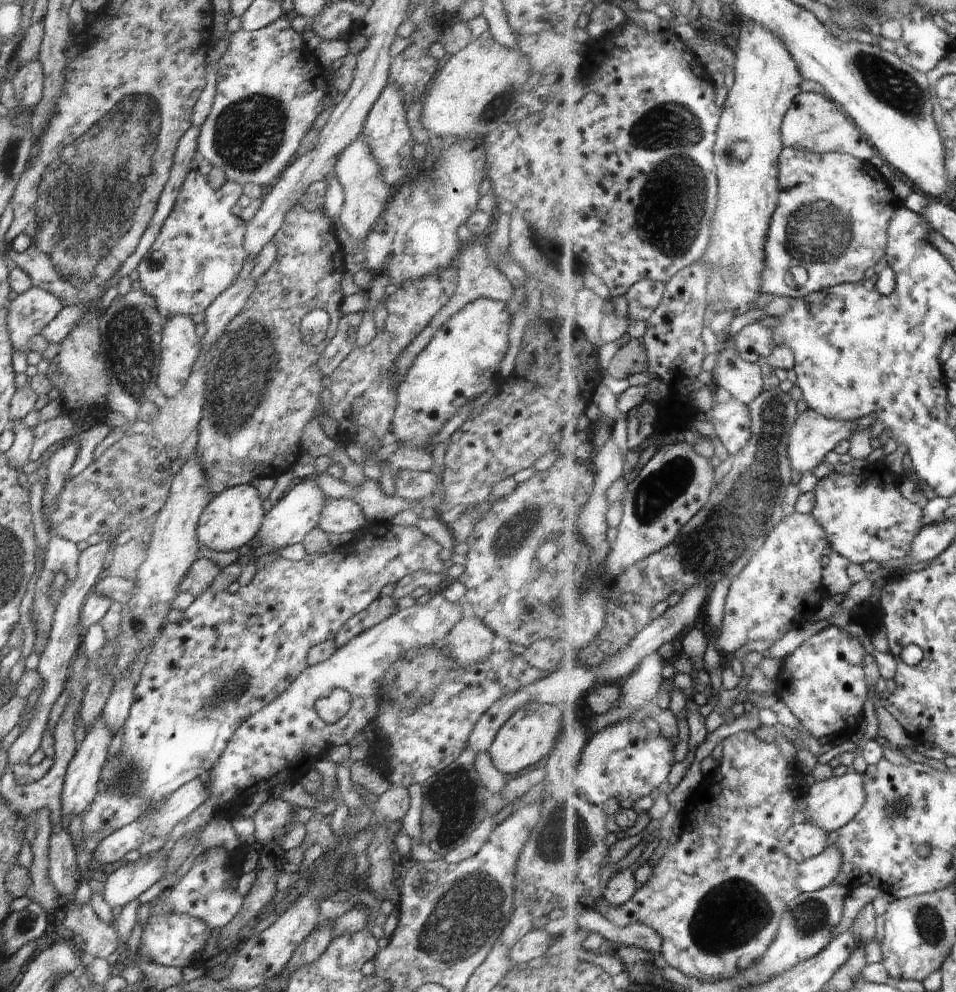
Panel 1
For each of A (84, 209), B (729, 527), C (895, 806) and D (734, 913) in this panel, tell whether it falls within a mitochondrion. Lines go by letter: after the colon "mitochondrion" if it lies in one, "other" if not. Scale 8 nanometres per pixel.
A: mitochondrion
B: mitochondrion
C: mitochondrion
D: mitochondrion

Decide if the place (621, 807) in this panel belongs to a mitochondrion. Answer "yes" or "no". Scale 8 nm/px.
no

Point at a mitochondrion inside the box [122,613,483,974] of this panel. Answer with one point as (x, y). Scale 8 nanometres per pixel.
(455, 806)

